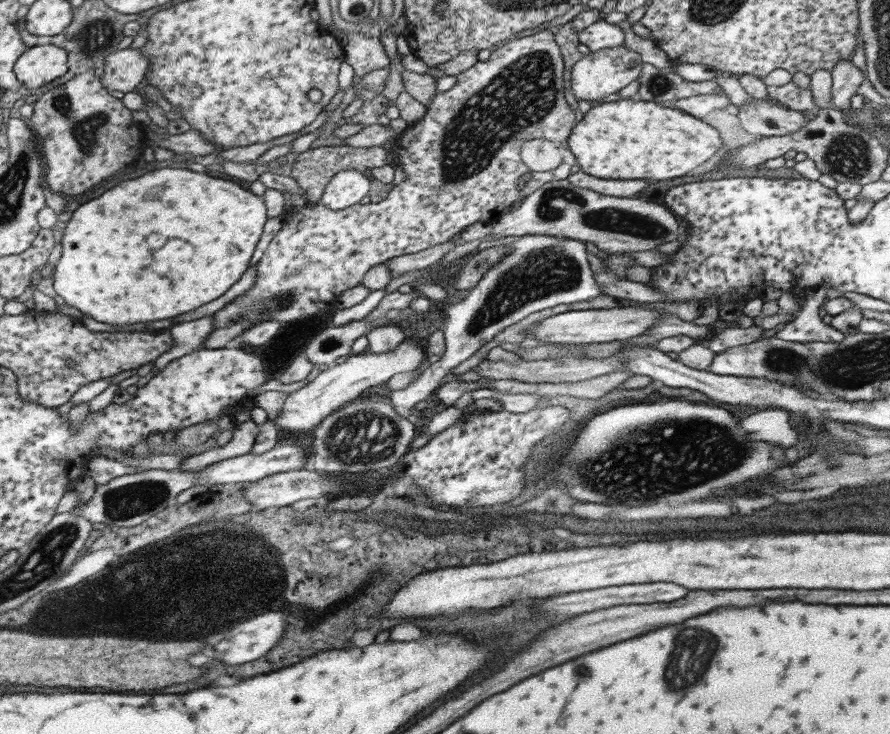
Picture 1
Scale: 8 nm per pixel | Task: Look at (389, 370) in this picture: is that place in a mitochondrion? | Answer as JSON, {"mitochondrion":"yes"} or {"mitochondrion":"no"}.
{"mitochondrion":"no"}

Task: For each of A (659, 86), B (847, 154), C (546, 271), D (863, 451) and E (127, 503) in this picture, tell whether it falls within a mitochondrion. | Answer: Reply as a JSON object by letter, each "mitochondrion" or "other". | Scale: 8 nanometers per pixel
{"A":"mitochondrion","B":"mitochondrion","C":"mitochondrion","D":"other","E":"mitochondrion"}

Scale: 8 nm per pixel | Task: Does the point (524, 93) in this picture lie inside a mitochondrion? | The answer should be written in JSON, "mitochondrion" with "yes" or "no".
{"mitochondrion":"yes"}

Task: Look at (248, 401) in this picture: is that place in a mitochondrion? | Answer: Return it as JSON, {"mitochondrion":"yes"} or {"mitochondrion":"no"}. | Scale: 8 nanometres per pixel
{"mitochondrion":"no"}

